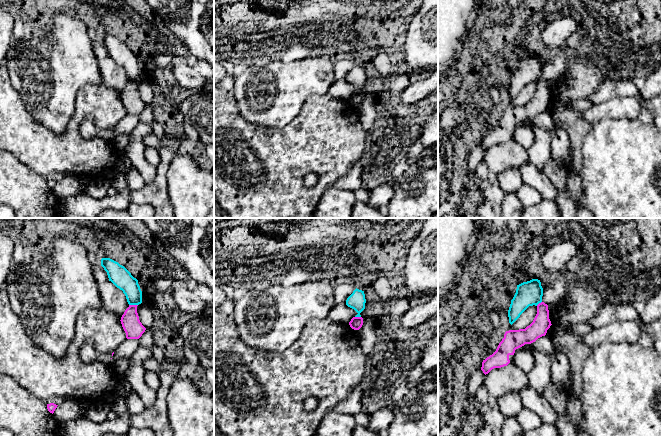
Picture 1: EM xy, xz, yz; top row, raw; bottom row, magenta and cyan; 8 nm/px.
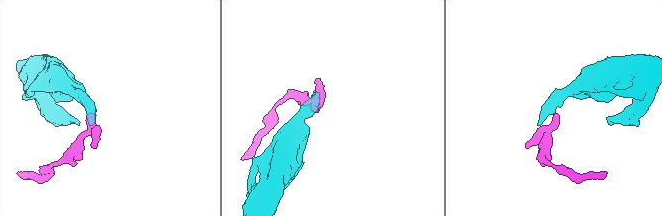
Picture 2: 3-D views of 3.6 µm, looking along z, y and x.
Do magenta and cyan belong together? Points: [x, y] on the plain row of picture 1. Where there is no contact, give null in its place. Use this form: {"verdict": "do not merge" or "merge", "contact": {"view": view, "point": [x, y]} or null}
{"verdict": "do not merge", "contact": {"view": "xy", "point": [133, 81]}}

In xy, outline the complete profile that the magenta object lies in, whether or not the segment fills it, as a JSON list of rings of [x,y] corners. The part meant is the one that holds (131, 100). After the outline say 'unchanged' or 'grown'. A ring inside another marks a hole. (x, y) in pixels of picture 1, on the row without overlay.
[[[129,81],[120,96],[127,115],[139,115],[146,106],[139,96],[137,82]]] | unchanged

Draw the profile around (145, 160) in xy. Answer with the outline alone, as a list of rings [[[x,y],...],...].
[[[126,115],[115,126],[112,136],[126,134],[128,132],[131,133],[130,142],[124,148],[122,154],[131,160],[132,168],[126,173],[126,182],[129,190],[140,190],[146,185],[150,185],[155,179],[157,167],[161,163],[161,156],[157,149],[145,146],[144,137],[152,133],[152,126],[141,122],[138,115]]]

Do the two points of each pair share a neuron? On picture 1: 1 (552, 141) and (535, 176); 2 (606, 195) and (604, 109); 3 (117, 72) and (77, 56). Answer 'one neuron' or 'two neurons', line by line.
1: one neuron
2: two neurons
3: two neurons

